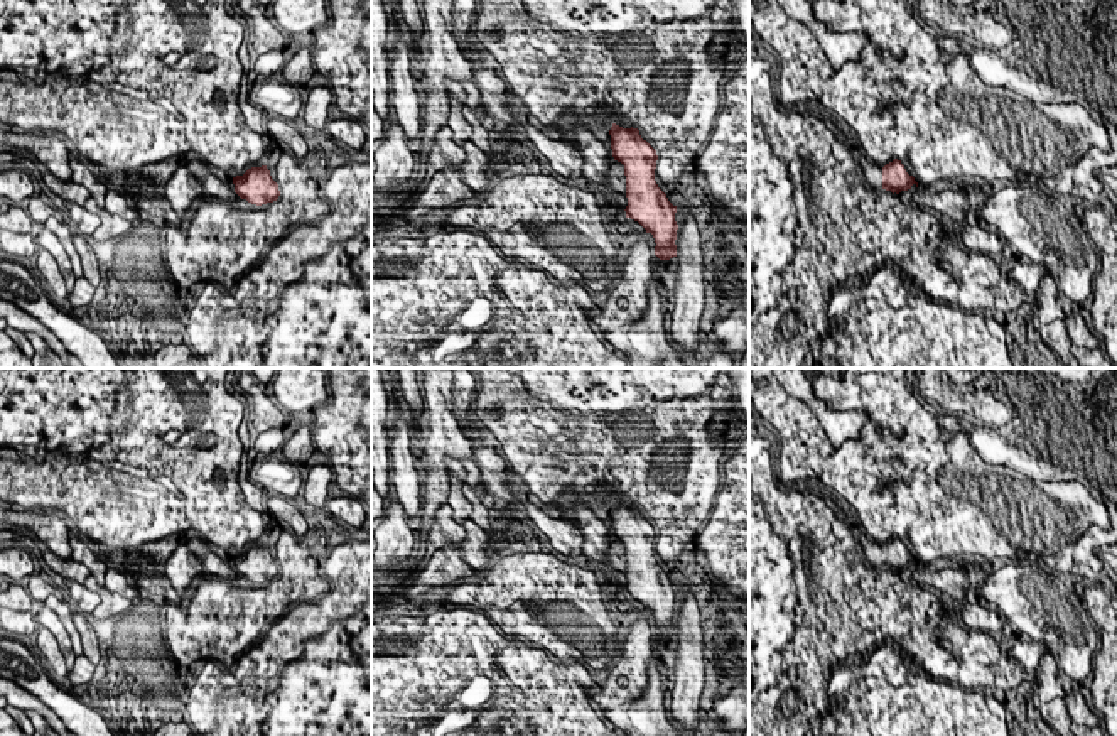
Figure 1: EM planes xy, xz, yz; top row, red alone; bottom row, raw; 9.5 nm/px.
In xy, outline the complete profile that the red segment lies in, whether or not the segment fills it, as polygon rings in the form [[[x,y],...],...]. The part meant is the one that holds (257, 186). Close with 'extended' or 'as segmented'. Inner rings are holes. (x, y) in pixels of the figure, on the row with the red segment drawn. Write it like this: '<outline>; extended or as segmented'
[[[267,165],[251,167],[243,176],[233,177],[235,192],[251,204],[262,206],[278,199],[278,184],[272,179]]]; as segmented

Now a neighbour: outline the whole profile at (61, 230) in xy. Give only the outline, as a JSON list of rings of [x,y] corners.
[[[49,216],[47,221],[44,223],[44,228],[52,231],[57,236],[57,240],[61,241],[61,245],[64,246],[64,250],[71,260],[74,277],[76,279],[83,277],[81,260],[73,245],[74,231],[69,228],[67,219],[64,223],[59,223],[54,216]]]

